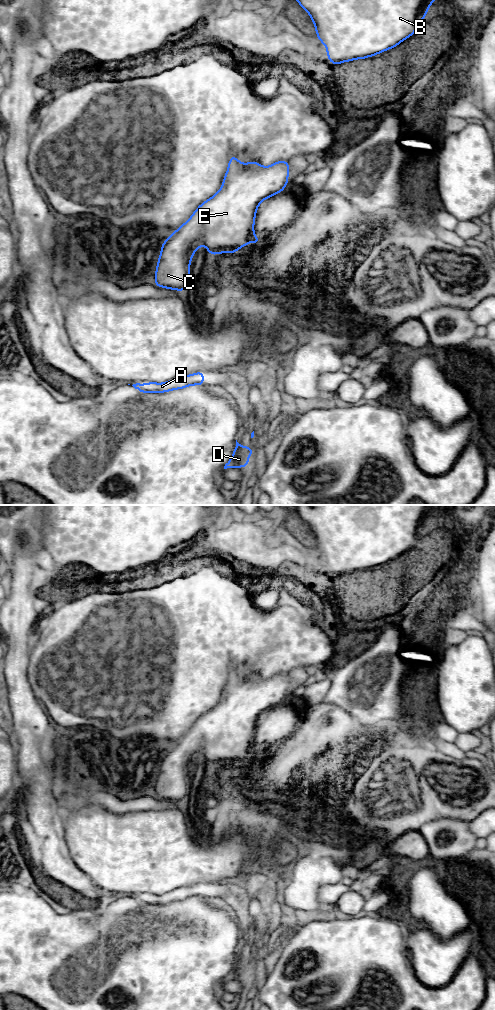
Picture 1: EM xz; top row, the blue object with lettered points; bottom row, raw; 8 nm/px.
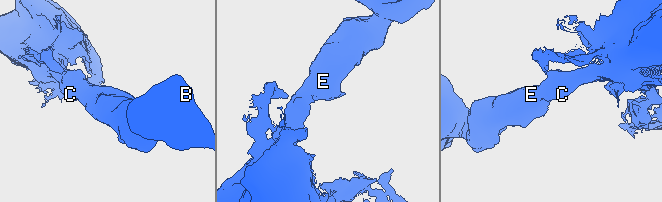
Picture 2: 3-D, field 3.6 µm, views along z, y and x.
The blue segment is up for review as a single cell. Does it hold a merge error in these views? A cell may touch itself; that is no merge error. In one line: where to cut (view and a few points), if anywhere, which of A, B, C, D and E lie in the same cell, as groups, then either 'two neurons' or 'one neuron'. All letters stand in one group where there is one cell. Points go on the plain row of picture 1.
cut none; groups A B C D E; one neuron

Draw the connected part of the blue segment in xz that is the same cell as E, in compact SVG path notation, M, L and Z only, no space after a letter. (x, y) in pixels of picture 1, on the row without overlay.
M231 667L219 703L199 717L188 733L162 755L153 796L184 804L190 790L191 771L195 763L202 760L202 755L210 767L237 765L239 760L247 758L249 754L259 757L261 753L254 746L257 720L265 711L284 703L288 687L289 673L276 673L264 679L257 673L242 676L235 667Z

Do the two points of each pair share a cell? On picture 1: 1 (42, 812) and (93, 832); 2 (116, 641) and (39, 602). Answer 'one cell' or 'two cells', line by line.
1: two cells
2: two cells

